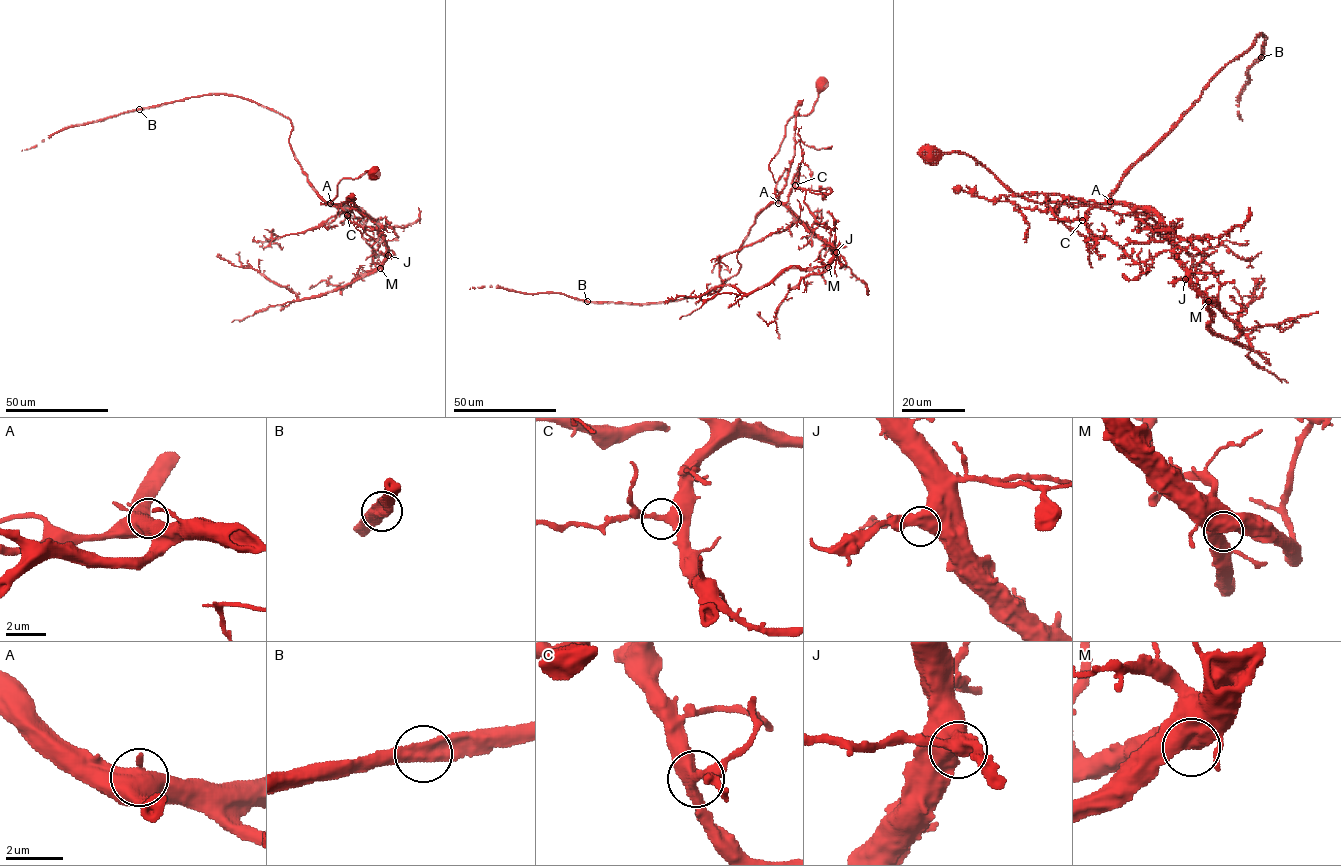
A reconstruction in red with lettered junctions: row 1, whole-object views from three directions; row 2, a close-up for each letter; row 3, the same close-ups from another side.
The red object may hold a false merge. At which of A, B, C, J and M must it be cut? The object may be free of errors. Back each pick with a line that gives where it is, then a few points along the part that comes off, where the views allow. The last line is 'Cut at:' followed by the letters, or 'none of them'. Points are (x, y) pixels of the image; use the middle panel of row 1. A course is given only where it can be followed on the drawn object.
Cut at: none of them

